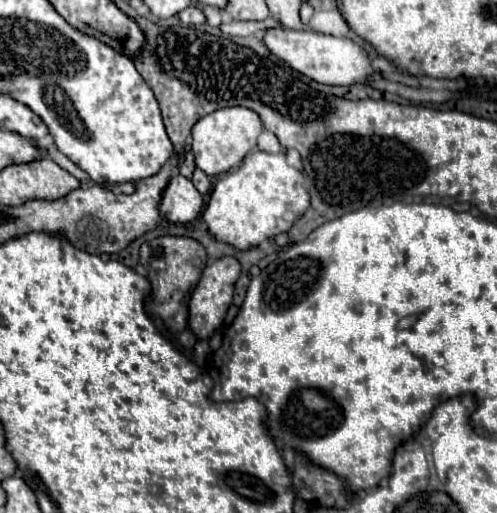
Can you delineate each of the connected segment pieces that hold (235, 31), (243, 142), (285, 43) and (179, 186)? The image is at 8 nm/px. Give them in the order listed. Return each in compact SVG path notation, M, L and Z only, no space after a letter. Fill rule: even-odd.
M271 18L265 22L227 22L227 24L221 24L219 30L229 36L253 36L269 26L273 26Z
M243 106L235 108L221 108L215 110L207 116L203 116L195 126L193 126L193 154L195 154L195 164L201 168L207 176L221 176L231 172L233 168L239 168L243 158L257 148L257 136L261 134L263 124L259 116Z
M269 28L263 34L263 44L271 54L275 54L287 66L319 84L335 84L335 86L363 84L375 72L363 48L351 38L335 38L317 32L303 32L289 28Z
M181 174L171 176L159 200L159 212L171 222L185 224L199 216L201 206L203 206L203 198L197 192L197 188L191 184L191 180Z

